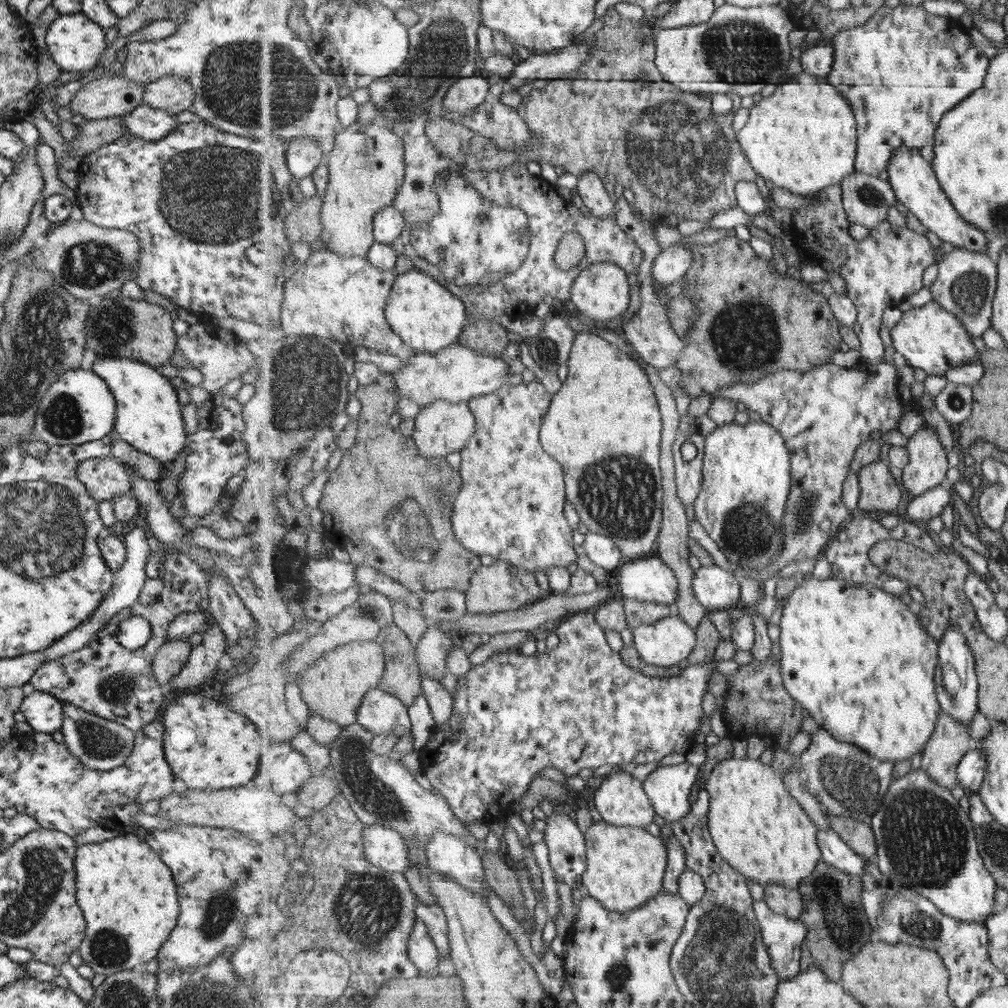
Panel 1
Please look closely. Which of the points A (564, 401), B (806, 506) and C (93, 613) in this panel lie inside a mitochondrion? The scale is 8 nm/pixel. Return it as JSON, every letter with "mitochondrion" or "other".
{"A":"other","B":"mitochondrion","C":"other"}

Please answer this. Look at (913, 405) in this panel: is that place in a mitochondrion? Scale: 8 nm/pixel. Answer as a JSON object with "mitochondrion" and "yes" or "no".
{"mitochondrion":"no"}

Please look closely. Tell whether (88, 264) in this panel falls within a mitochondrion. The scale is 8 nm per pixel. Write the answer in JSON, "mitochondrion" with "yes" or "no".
{"mitochondrion":"yes"}

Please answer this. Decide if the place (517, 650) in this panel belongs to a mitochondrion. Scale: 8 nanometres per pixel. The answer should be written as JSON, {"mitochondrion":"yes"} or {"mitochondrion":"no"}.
{"mitochondrion":"no"}

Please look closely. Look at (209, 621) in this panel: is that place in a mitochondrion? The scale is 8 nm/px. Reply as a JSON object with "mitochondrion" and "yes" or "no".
{"mitochondrion":"no"}

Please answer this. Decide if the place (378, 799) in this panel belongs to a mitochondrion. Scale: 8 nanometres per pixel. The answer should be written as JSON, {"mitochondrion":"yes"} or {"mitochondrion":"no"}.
{"mitochondrion":"yes"}

